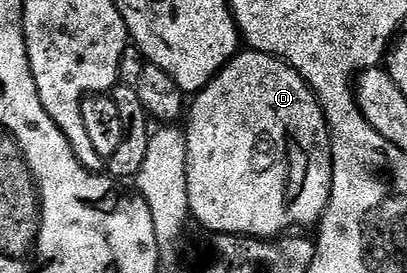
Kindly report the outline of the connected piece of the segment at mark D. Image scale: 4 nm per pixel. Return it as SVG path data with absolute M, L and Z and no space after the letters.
M244 49L237 53L230 62L219 73L211 79L208 84L200 91L195 92L193 101L190 103L190 110L187 112L186 120L188 119L188 127L186 126L186 174L188 176L188 209L193 220L196 219L204 227L209 227L212 233L219 233L221 235L247 235L253 239L269 240L273 237L283 236L291 227L308 227L311 225L319 224L320 219L324 216L324 210L328 208L330 201L330 193L332 192L332 134L328 132L328 122L324 116L324 110L320 108L320 101L316 98L315 91L308 87L308 83L301 75L294 70L288 63L283 63L281 59L275 59L273 55L267 55L261 51L254 51L251 49Z

